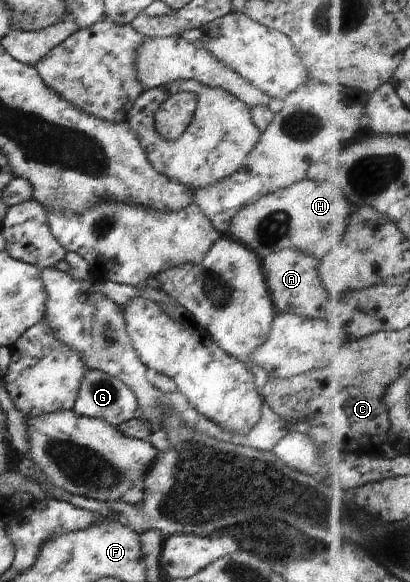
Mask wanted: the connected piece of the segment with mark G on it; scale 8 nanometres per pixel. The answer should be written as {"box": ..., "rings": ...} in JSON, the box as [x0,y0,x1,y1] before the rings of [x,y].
{"box":[73,369,138,427],"rings":[[[89,369],[84,372],[84,378],[81,380],[81,387],[73,406],[73,411],[78,416],[100,419],[112,427],[117,427],[123,422],[134,419],[134,412],[137,408],[138,401],[135,392],[132,392],[132,389],[119,378],[106,374],[106,371]]]}

